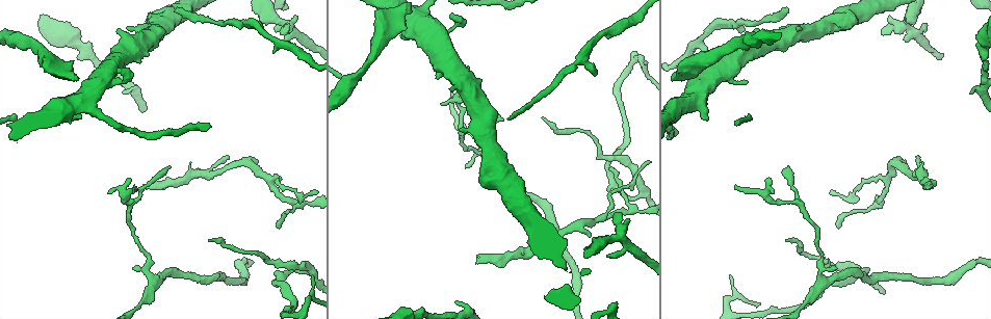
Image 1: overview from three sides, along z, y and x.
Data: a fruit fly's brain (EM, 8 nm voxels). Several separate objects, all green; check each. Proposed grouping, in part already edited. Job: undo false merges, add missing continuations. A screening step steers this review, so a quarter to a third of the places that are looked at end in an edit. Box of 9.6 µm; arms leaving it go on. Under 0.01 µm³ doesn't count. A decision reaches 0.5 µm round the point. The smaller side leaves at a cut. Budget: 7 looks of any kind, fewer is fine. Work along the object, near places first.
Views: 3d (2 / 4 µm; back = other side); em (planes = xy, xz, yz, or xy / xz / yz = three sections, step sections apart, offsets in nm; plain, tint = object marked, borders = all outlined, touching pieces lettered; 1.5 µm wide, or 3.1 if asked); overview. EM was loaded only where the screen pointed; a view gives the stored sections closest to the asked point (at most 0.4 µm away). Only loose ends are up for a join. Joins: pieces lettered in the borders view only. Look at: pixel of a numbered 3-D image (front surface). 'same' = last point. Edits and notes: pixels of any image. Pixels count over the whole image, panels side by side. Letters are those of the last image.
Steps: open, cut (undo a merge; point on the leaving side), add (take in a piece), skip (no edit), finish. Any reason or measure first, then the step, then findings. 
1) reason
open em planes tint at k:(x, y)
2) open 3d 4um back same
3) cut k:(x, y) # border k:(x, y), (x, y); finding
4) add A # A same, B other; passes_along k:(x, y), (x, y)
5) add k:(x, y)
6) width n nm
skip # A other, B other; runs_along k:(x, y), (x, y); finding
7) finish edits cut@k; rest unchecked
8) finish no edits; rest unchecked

three arms meet
open 3d 2um back at 1:(879, 203)

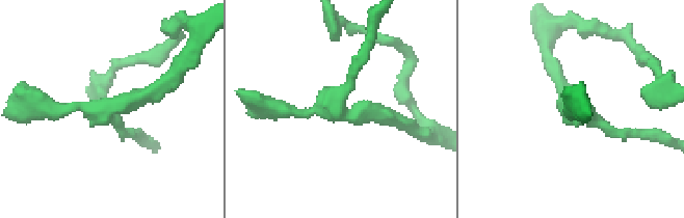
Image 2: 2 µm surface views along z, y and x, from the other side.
arms 3; now the EM
open em 3.1um planes borders at 2:(106, 107)

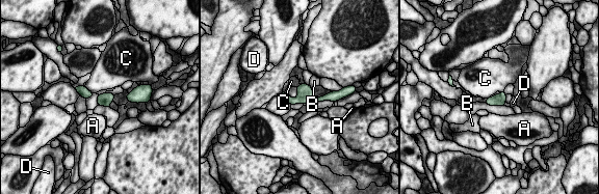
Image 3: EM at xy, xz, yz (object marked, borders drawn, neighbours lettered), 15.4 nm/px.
skip # A other, B other, C other, D other; border 3:(85, 85), (94, 92); all the same neuron

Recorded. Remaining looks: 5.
branch stops here
open 3d 2um back at 1:(475, 263)

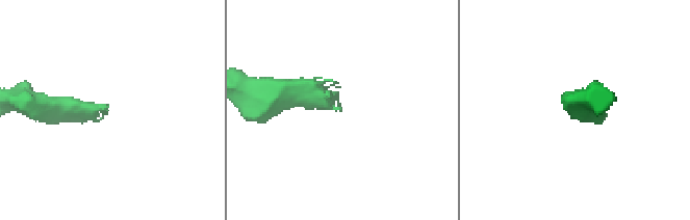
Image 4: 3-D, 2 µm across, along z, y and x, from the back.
open em planes borders at 4:(108, 106)

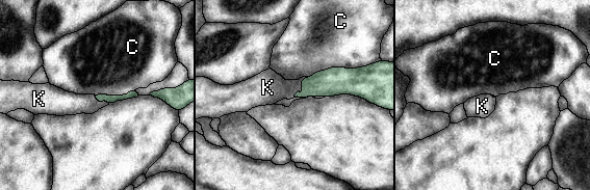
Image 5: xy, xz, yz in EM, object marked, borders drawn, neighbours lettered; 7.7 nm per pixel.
add K # C other, K same; passes_along 5:(331, 82), (301, 84), (268, 87); the neuron continues

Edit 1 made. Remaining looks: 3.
open overview

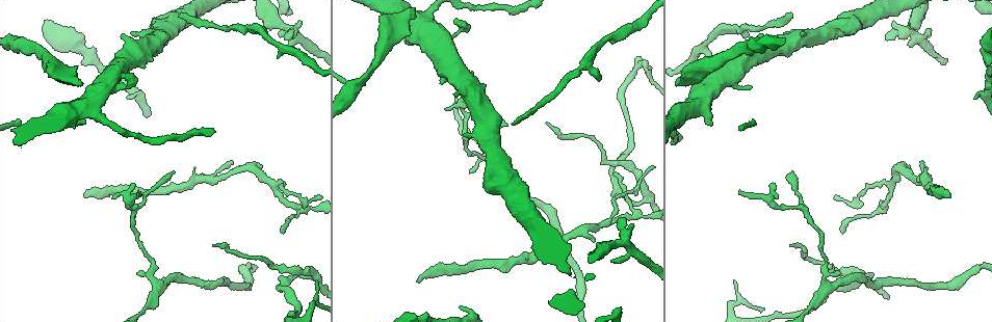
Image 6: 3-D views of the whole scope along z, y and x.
branch stops here
open 3d 4um at 6:(747, 34)

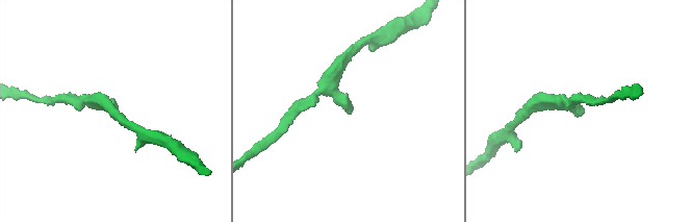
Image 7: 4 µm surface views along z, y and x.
open em planes borders at 7:(582, 114)

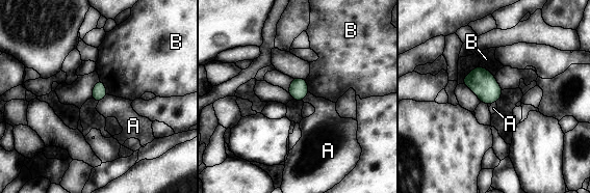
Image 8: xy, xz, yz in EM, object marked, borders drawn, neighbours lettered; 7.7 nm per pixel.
longest_contact B 260 nm
skip # A other, B other; border 8:(107, 94), (98, 103); none of them fits

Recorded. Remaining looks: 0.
finish edits add@5; rest unchecked

